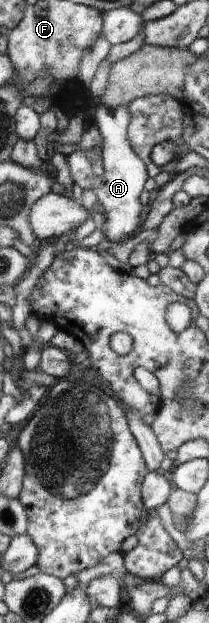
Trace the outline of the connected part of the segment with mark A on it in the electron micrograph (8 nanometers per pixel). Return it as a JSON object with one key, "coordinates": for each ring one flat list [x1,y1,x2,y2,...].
{"coordinates":[[103,106,94,109,94,122,103,136,103,149,101,155,104,163,104,173,95,176,92,190,96,193,99,209,105,214,102,231,107,240,113,243,122,243,130,236,143,231,142,220,146,208,141,205,139,195,143,193,143,186,148,178,145,163,133,151,127,137,129,114,126,106,110,112]]}

